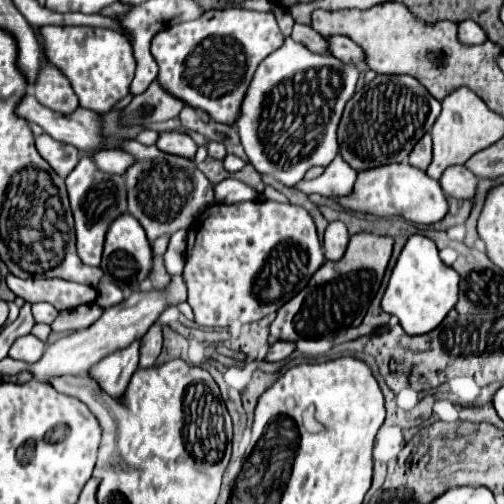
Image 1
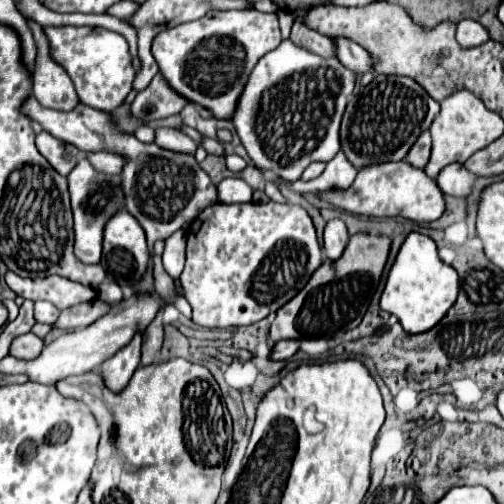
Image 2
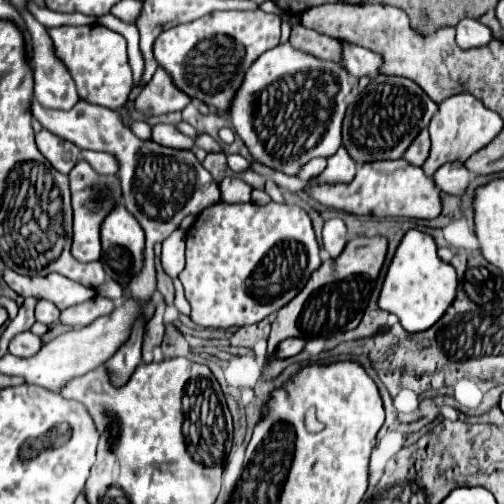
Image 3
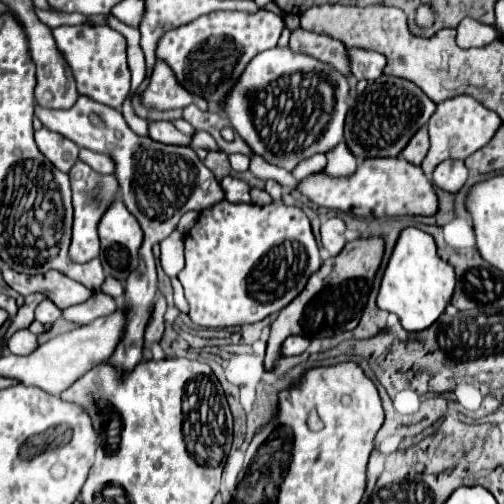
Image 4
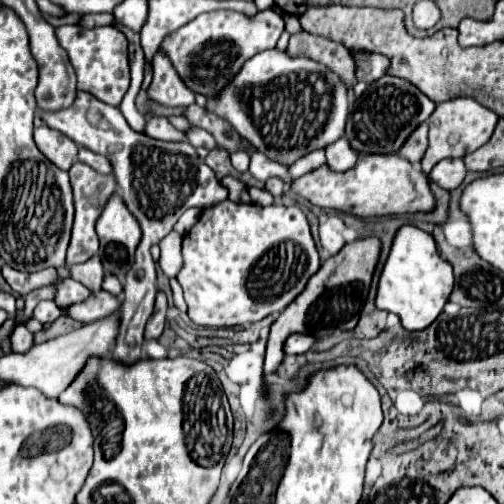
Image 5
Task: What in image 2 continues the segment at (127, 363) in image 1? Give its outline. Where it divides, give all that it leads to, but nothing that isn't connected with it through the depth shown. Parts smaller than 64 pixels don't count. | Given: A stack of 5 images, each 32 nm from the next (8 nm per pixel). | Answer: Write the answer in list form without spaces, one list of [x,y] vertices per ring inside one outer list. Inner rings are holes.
[[[138,332],[138,334],[134,334],[134,338],[128,346],[120,348],[112,358],[108,358],[100,366],[106,386],[114,388],[114,392],[122,390],[128,384],[128,380],[132,378],[134,370],[140,366],[140,344],[142,344],[142,334]]]

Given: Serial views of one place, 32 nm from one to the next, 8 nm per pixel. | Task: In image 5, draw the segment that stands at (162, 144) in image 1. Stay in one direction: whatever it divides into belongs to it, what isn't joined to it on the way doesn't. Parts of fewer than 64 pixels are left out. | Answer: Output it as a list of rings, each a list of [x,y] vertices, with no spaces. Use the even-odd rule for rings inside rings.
[[[150,118],[146,120],[144,134],[156,140],[184,140],[184,132],[176,130],[166,118]]]

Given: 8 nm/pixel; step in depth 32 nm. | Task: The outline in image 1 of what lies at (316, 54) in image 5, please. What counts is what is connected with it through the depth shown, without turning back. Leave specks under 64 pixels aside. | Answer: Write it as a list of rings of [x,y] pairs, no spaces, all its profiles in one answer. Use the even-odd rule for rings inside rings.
[[[294,24],[292,40],[304,44],[308,50],[312,50],[312,52],[316,52],[316,54],[330,54],[330,52],[328,52],[328,42],[324,40],[324,36],[320,36],[320,34],[318,34],[316,30],[312,30],[310,26]]]

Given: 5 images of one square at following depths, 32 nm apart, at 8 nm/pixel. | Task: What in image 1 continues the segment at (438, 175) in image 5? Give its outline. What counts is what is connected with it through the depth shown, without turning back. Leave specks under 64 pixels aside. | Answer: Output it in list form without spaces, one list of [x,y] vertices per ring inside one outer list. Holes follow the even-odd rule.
[[[452,166],[452,168],[444,170],[444,174],[440,176],[438,182],[440,182],[444,194],[470,200],[474,196],[478,178],[470,170],[466,170],[464,166]]]

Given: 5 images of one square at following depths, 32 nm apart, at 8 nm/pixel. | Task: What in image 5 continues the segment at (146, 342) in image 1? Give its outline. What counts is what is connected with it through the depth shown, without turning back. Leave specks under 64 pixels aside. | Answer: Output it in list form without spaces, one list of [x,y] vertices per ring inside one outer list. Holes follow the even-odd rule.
[[[158,290],[156,294],[156,304],[154,304],[154,314],[146,324],[146,338],[158,338],[164,330],[164,322],[166,322],[166,294],[162,290]]]

